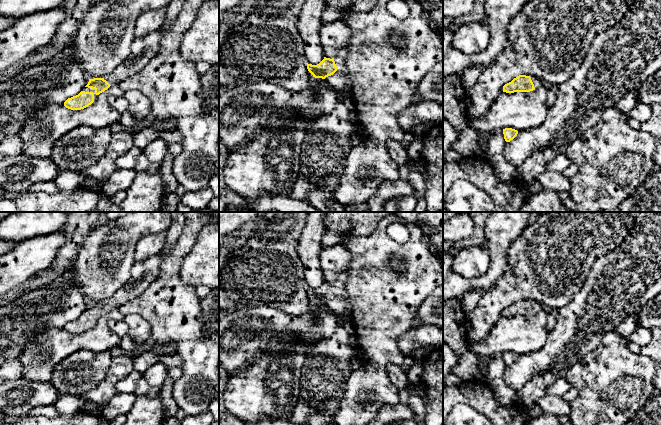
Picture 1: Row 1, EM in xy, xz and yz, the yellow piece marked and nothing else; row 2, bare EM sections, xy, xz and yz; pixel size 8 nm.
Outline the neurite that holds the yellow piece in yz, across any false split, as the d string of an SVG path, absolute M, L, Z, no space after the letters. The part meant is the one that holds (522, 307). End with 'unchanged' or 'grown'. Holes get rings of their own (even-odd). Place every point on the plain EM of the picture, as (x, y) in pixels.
M519 299L511 306L503 310L503 316L530 316L535 314L536 310L540 310L541 305L537 301L530 301L526 299Z; grown

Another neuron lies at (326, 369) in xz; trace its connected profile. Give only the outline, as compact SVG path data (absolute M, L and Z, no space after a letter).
M339 327L333 334L320 339L311 350L303 354L300 401L314 412L334 417L340 409L344 387L352 373L350 360L356 352L349 345L350 336L350 329Z

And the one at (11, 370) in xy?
M9 360L0 367L0 385L16 381L22 377L22 367L18 360Z

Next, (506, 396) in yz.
M495 353L490 359L487 382L498 402L504 407L518 403L517 391L511 389L504 379L506 365L503 354Z

